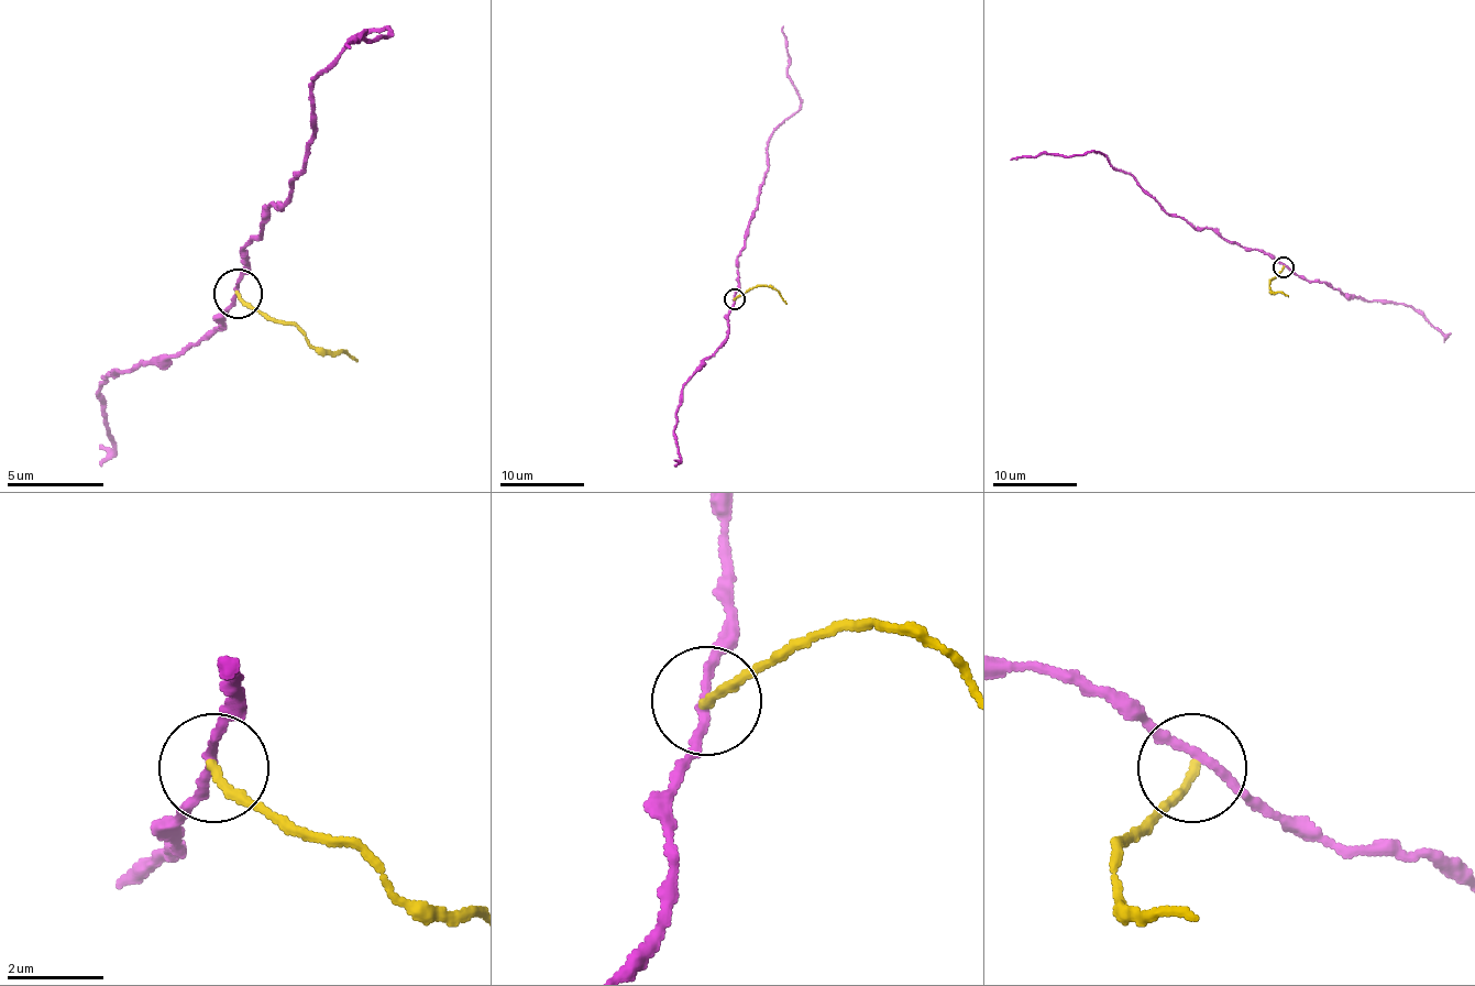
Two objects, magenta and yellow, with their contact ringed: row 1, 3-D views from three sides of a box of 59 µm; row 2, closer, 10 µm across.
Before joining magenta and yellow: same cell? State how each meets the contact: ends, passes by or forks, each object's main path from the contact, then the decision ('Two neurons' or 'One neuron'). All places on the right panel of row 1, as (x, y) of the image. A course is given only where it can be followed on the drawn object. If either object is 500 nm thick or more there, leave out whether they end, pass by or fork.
At the ring magenta passes by. At the ring yellow ends. Course of magenta: (1283, 265), (1210, 229), (1196, 229), (1171, 217), (1104, 155), (1038, 153), (1011, 159). Course of yellow: (1283, 267), (1269, 280), (1269, 288), (1289, 297). Two neurons

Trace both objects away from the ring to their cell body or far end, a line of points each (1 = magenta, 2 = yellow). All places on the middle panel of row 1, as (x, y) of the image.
1: (734, 298), (738, 255), (768, 168), (768, 141), (800, 107), (793, 81), (786, 73), (789, 54), (782, 26)
2: (734, 298), (766, 285), (774, 287), (786, 305)

